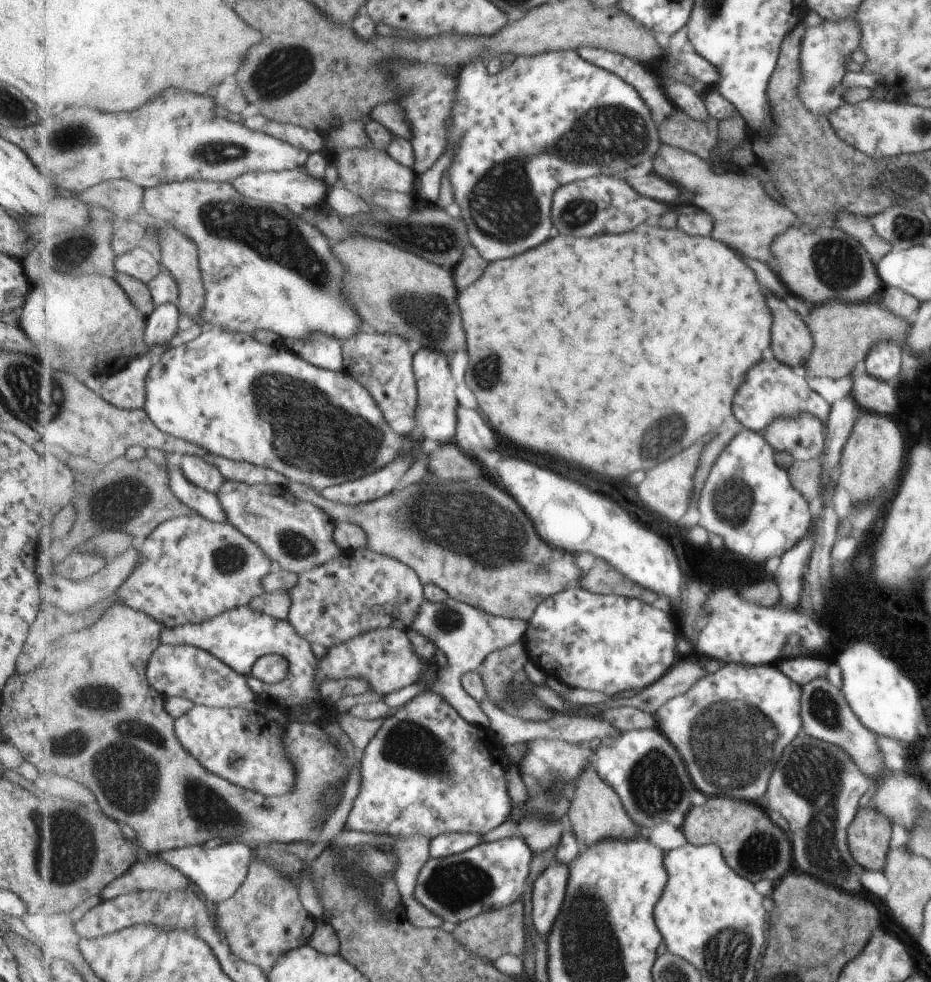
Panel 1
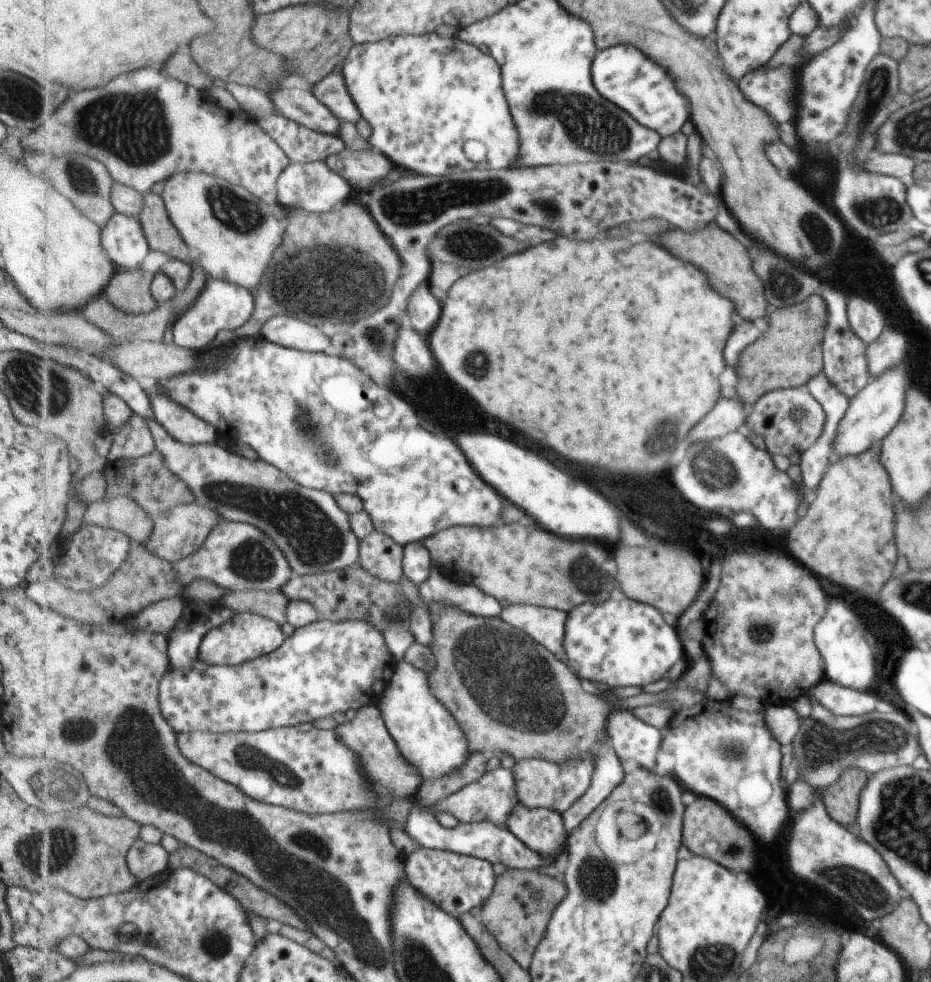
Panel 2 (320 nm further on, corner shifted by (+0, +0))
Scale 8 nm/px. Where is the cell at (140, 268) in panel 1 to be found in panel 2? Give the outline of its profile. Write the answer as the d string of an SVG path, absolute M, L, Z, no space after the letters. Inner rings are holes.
M119 211L102 230L102 243L119 269L139 269L153 248L137 217Z

